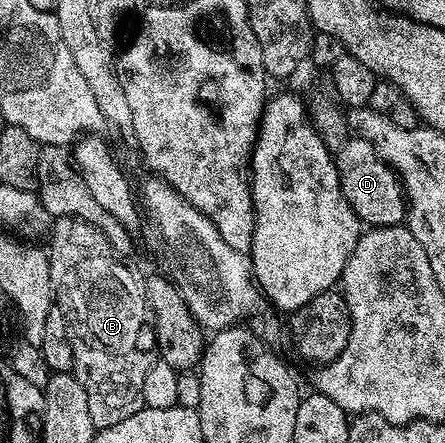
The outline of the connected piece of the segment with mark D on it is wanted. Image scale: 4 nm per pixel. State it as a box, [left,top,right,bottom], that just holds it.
[334,136,407,227]

